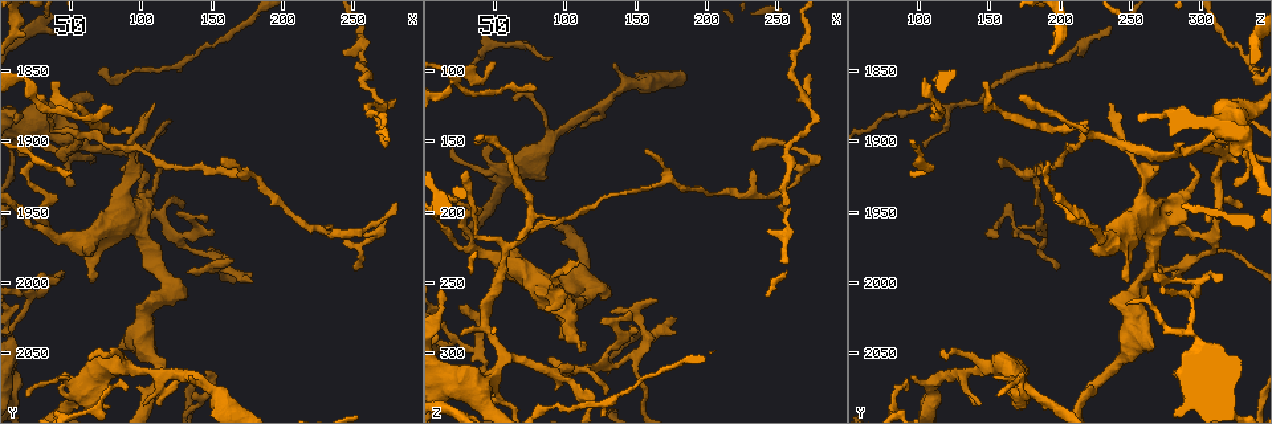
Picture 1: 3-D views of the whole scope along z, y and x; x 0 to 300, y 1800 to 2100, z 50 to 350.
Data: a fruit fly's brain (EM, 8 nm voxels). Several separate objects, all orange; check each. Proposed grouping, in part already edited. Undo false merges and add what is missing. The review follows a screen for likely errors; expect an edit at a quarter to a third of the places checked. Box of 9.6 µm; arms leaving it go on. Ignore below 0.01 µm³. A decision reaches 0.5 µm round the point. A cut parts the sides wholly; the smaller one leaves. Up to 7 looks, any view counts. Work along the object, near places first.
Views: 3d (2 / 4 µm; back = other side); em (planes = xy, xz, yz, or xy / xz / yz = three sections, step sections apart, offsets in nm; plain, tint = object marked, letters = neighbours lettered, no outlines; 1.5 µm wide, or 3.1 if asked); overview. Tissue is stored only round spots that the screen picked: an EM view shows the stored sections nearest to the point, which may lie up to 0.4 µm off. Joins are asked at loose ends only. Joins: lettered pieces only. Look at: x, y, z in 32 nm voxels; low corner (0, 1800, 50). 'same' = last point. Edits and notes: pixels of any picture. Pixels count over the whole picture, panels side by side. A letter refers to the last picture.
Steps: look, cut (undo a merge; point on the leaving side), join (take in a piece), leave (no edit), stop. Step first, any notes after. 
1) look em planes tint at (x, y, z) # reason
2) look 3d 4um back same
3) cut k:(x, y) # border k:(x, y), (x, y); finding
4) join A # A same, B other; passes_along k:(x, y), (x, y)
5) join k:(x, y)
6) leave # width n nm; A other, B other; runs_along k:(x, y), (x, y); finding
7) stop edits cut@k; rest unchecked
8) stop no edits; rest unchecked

look em xz step 4 letters at (18, 1858, 112) # an open end

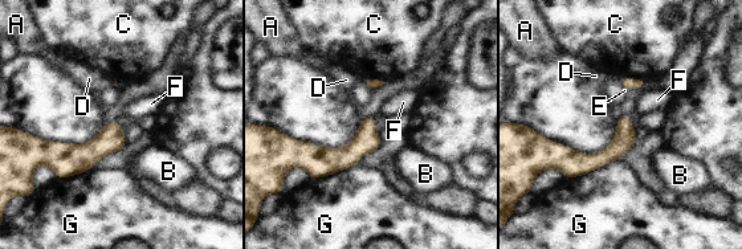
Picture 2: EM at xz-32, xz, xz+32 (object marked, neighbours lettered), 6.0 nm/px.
look em planes letters same # cut it another way

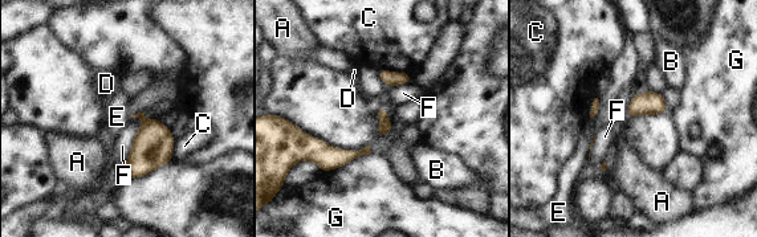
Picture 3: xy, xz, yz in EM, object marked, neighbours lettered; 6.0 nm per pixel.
leave # A other, B other, C other, D other, E other, F other, G other; border 3:(135, 115), (141, 127), (123, 166); none of them fits

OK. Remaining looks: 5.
look em xy step 4 tint at (94, 1890, 206) # branch stops here

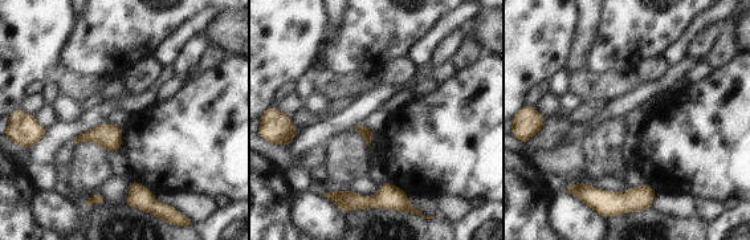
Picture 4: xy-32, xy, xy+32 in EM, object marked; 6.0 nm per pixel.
look em xy step 4 letters same # what lies round it

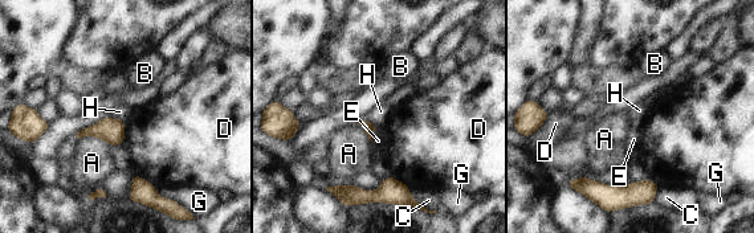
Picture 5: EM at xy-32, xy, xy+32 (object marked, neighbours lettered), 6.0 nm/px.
leave # A other, B other, C other, D other, E other, G other, H other; none of them fits

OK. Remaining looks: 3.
look 3d 4um at (24, 1914, 192) # free end

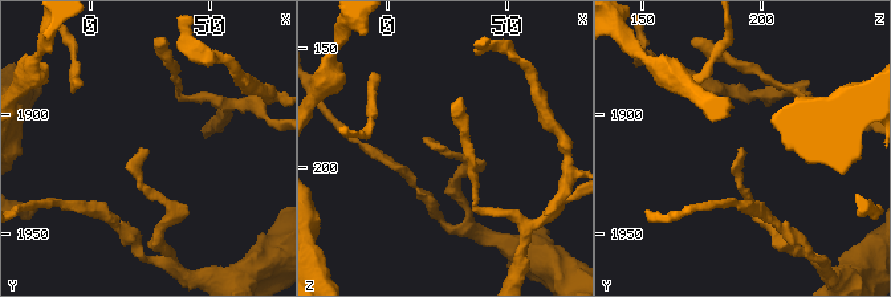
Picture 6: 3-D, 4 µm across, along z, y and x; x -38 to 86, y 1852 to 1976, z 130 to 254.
look em planes tint at (24, 1914, 191)

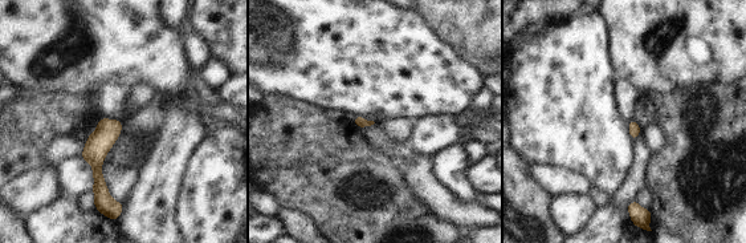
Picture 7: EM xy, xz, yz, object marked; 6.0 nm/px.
look em planes letters same # see the neighbours

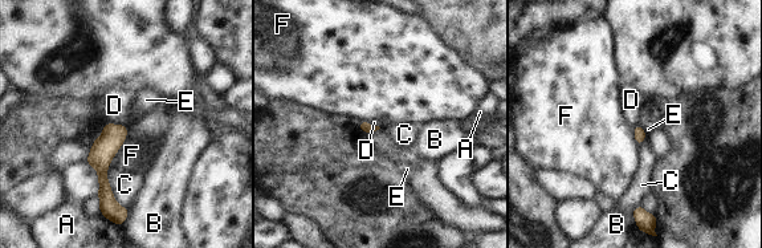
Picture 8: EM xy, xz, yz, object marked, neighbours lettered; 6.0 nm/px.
leave # A other, B other, C other, D other, E other, F other; border 8:(105, 122), (127, 126); none of them fits

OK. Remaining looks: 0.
stop no edits; rest unchecked

